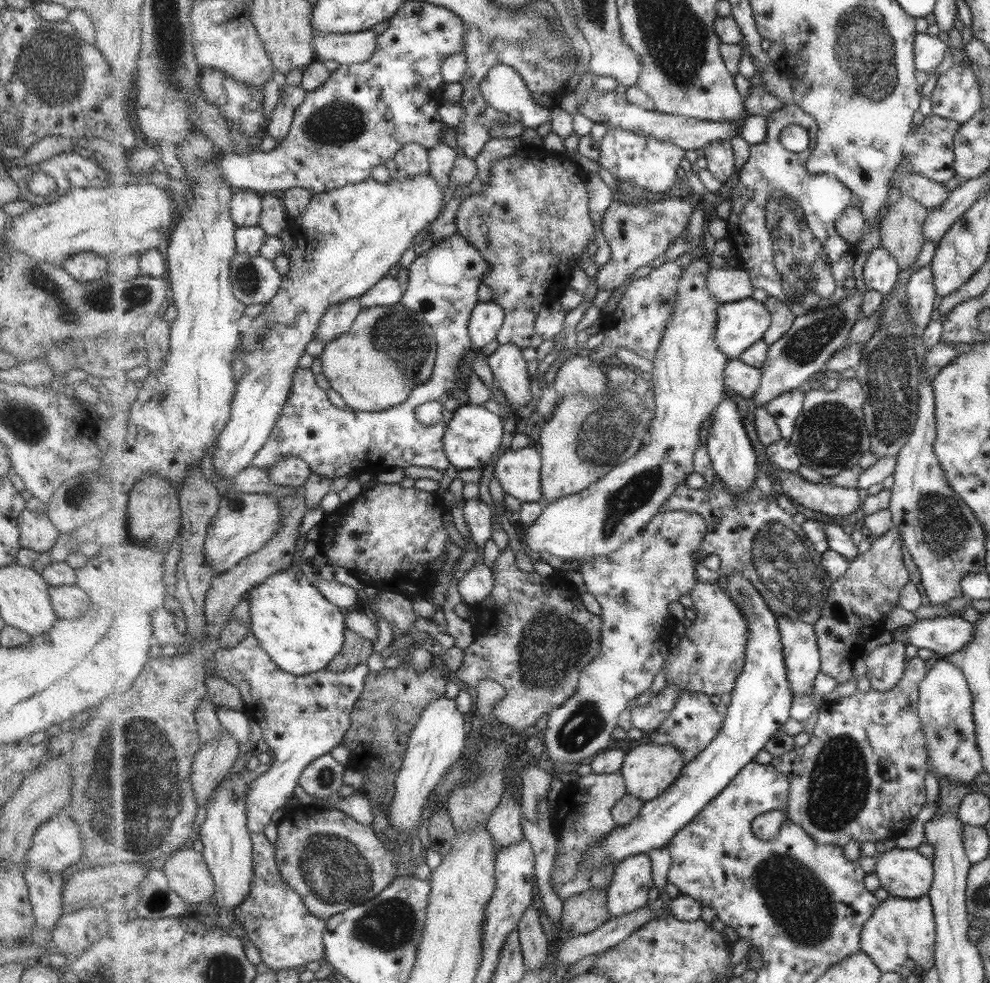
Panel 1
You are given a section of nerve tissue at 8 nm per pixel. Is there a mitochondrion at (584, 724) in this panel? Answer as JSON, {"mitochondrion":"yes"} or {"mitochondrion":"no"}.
{"mitochondrion":"yes"}

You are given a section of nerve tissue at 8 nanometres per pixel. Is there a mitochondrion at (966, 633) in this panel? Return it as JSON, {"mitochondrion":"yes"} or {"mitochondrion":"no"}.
{"mitochondrion":"no"}

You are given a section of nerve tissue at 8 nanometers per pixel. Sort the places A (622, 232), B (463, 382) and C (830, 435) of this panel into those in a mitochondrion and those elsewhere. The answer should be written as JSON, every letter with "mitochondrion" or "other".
{"A":"other","B":"other","C":"mitochondrion"}

